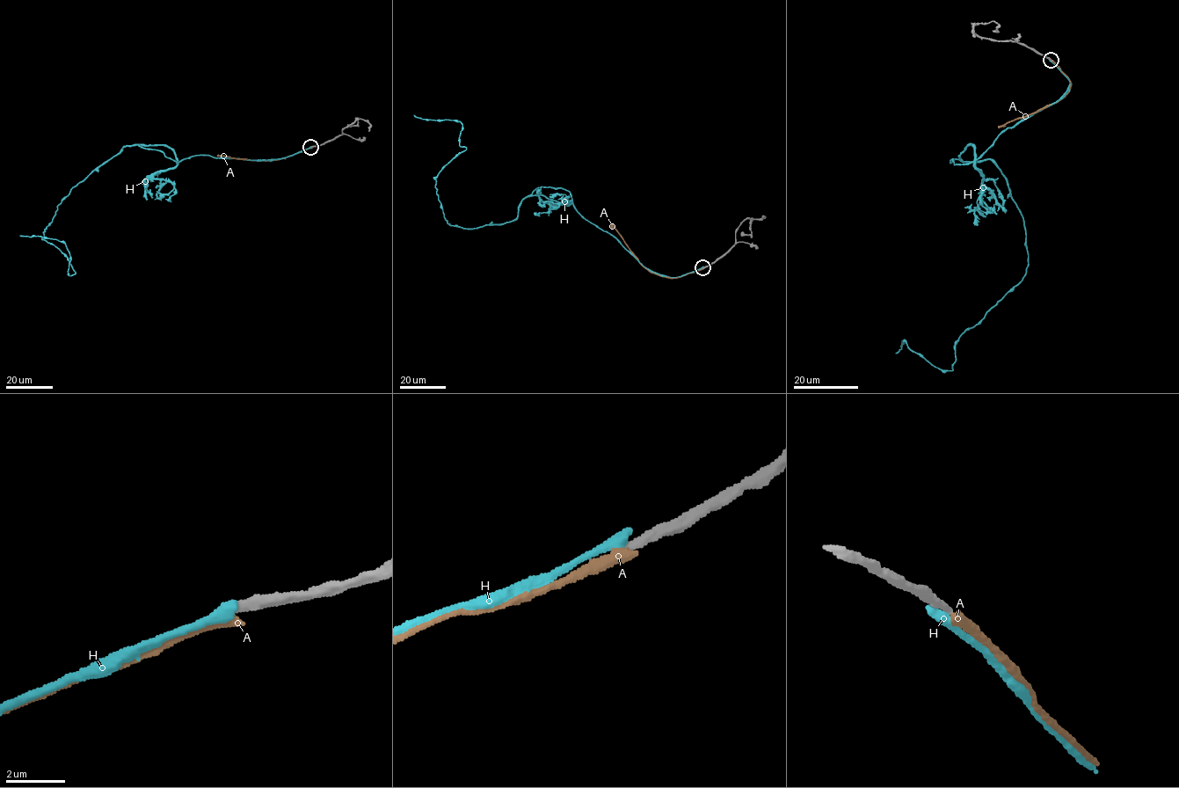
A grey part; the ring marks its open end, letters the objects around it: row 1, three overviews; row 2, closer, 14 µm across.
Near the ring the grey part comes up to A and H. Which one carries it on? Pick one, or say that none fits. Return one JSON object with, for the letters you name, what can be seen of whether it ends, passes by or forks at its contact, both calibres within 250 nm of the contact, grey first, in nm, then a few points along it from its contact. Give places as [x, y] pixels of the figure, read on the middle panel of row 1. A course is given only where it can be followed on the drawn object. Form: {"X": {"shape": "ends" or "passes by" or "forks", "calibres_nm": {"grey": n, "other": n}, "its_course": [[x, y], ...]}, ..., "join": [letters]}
{"join": []}

